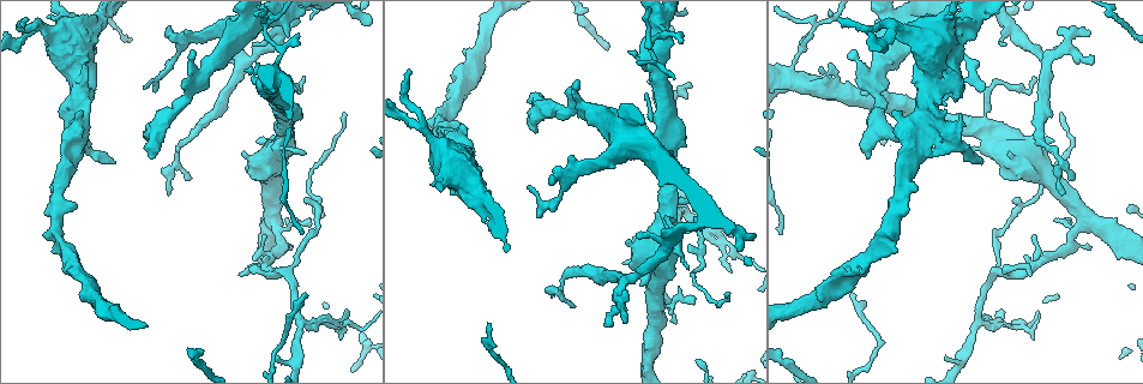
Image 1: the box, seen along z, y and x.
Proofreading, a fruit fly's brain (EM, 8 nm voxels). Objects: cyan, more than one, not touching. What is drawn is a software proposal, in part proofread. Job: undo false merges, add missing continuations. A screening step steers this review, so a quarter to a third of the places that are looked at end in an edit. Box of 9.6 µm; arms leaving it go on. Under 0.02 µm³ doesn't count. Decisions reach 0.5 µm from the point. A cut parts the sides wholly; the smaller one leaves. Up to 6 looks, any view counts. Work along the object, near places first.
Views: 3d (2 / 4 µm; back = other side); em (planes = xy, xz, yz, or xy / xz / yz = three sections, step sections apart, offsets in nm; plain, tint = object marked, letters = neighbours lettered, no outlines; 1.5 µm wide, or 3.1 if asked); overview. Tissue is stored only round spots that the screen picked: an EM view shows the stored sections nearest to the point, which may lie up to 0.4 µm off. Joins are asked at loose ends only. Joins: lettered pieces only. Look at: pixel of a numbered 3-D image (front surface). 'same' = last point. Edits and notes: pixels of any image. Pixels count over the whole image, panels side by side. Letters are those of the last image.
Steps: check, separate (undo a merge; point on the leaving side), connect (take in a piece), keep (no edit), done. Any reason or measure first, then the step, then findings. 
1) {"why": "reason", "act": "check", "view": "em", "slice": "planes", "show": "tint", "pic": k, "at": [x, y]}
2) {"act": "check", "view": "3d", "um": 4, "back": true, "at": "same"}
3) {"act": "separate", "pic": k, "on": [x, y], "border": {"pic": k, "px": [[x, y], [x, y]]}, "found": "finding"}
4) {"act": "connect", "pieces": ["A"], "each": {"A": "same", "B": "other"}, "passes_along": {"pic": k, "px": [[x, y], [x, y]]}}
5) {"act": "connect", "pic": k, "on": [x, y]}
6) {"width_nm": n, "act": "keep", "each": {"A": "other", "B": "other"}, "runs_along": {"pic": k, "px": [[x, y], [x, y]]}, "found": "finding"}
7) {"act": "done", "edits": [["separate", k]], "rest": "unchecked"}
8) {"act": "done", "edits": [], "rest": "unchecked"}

{"act": "check", "view": "3d", "um": 2, "pic": 1, "at": [1090, 34]}

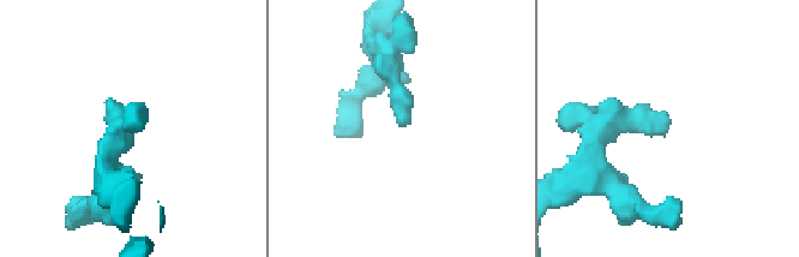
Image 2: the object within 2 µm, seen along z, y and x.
{"act": "check", "view": "em", "slice": "planes", "show": "letters", "pic": 2, "at": [668, 119]}

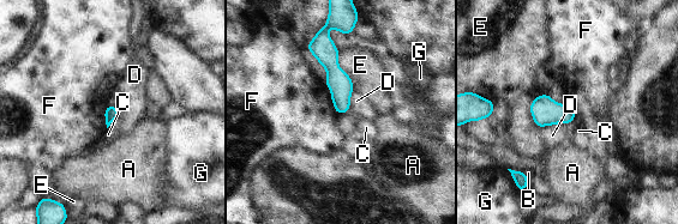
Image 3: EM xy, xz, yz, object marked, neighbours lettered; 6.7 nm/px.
{"act": "keep", "each": {"A": "other", "B": "other", "C": "other", "D": "other", "E": "other", "F": "other", "G": "other"}, "runs_along": {"pic": 3, "px": [[328, 41], [342, 110]]}, "found": "no lettered piece goes on from it"}

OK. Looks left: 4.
{"why": "an open end", "act": "check", "view": "3d", "um": 2, "pic": 1, "at": [1072, 180]}

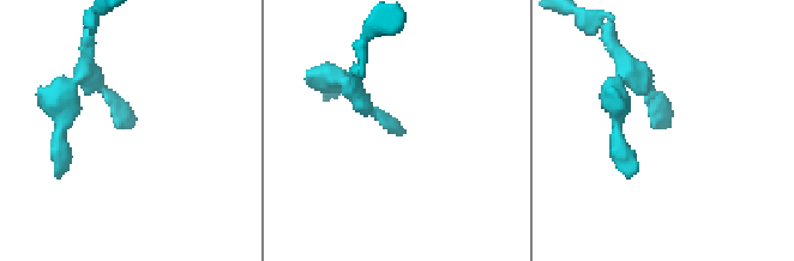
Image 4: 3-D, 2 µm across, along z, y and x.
{"why": "shape alone is not enough", "act": "check", "view": "em", "slice": "planes", "show": "tint", "pic": 4, "at": [129, 127]}

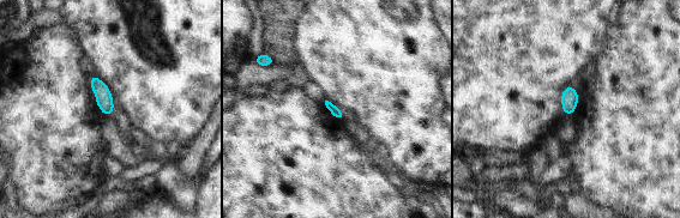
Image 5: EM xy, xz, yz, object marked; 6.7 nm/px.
{"why": "see the neighbours", "act": "check", "view": "em", "slice": "planes", "show": "letters", "at": "same"}

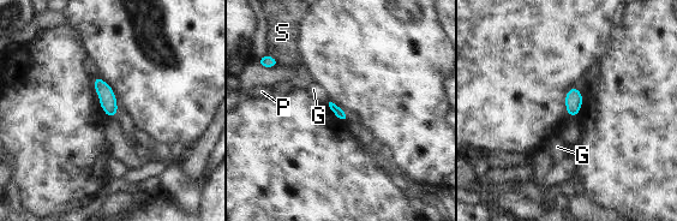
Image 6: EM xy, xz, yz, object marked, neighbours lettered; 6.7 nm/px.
{"act": "keep", "each": {"G": "other", "P": "other", "S": "other"}, "border": {"pic": 6, "px": [[329, 99], [324, 102]]}, "found": "none of them fits"}

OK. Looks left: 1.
{"act": "done", "edits": [], "rest": "unchecked"}

